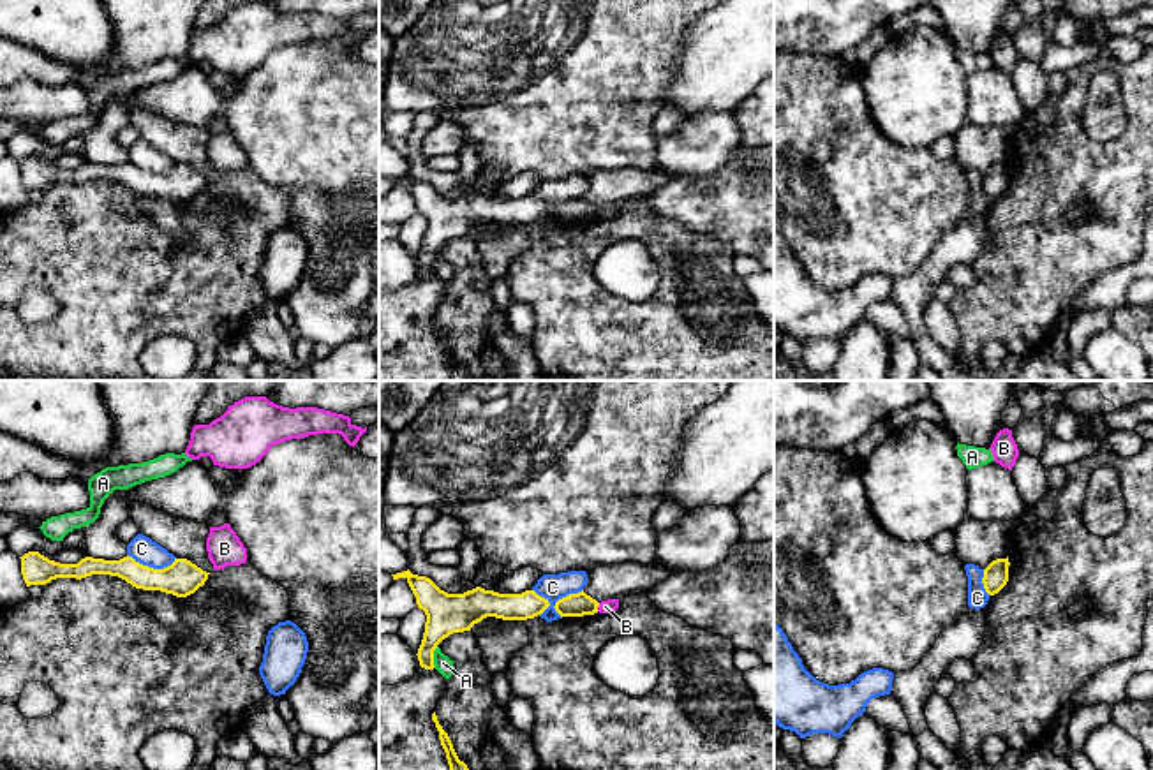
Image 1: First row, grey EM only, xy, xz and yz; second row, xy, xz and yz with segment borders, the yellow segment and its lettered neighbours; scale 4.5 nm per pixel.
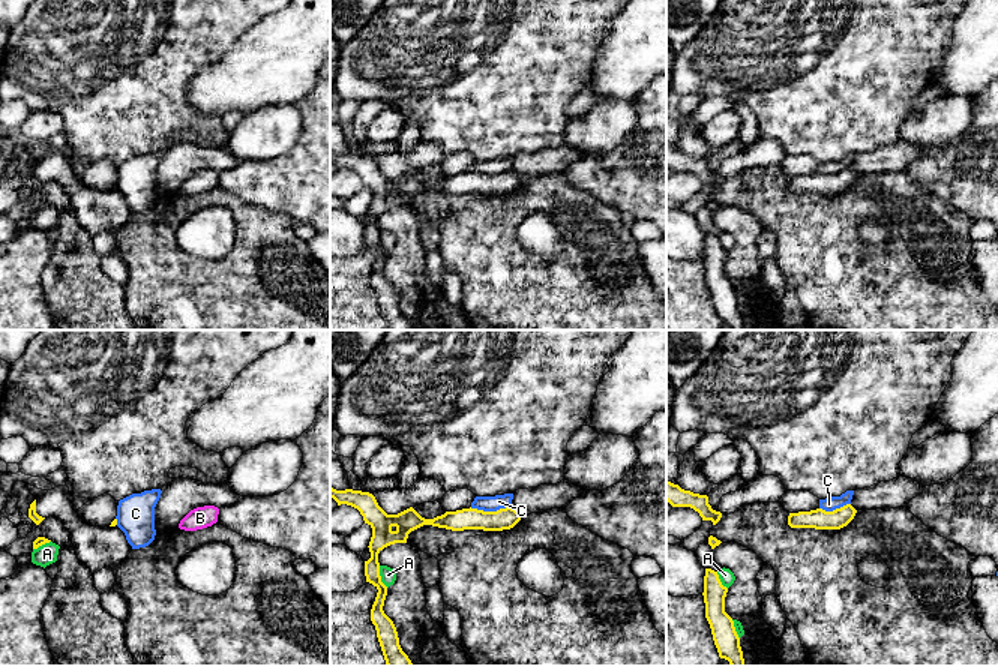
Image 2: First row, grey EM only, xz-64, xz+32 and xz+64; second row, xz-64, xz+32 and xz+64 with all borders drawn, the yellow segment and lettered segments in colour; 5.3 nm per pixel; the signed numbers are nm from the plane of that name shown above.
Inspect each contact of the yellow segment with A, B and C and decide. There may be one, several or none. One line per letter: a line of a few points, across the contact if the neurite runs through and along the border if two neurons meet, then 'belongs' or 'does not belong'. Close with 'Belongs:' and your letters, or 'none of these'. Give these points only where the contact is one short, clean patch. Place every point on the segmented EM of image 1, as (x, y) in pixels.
A: does not belong
B: line xz (600, 603), (596, 610); does not belong
C: line xz (582, 589), (563, 596), (540, 615); does not belong
Belongs: none of these

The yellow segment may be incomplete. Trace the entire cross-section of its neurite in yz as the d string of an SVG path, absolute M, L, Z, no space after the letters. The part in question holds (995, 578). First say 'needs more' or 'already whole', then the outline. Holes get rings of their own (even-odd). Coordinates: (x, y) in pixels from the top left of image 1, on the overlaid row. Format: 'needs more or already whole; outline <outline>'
already whole; outline M1008 557L996 559L984 569L984 589L989 596L998 594L1008 581Z

